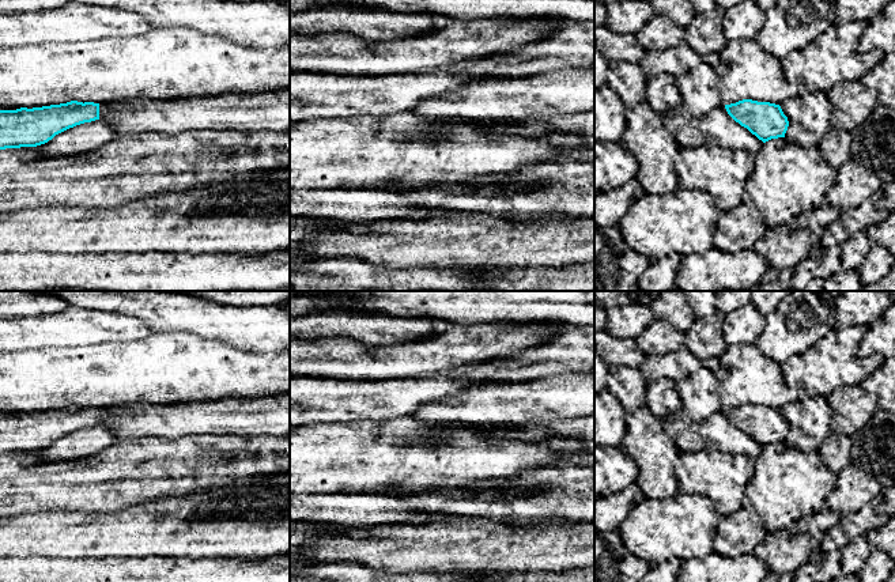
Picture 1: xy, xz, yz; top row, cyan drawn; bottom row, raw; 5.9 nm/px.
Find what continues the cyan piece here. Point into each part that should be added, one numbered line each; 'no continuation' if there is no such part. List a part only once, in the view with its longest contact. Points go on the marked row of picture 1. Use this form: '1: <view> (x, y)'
1: xy (269, 110)

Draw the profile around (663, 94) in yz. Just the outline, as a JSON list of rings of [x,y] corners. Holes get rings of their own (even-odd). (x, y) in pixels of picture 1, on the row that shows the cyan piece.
[[[664,72],[649,73],[646,78],[646,102],[660,116],[683,105],[676,78]]]

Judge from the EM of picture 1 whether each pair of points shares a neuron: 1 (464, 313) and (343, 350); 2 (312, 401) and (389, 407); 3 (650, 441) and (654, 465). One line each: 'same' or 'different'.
1: different
2: same
3: same

